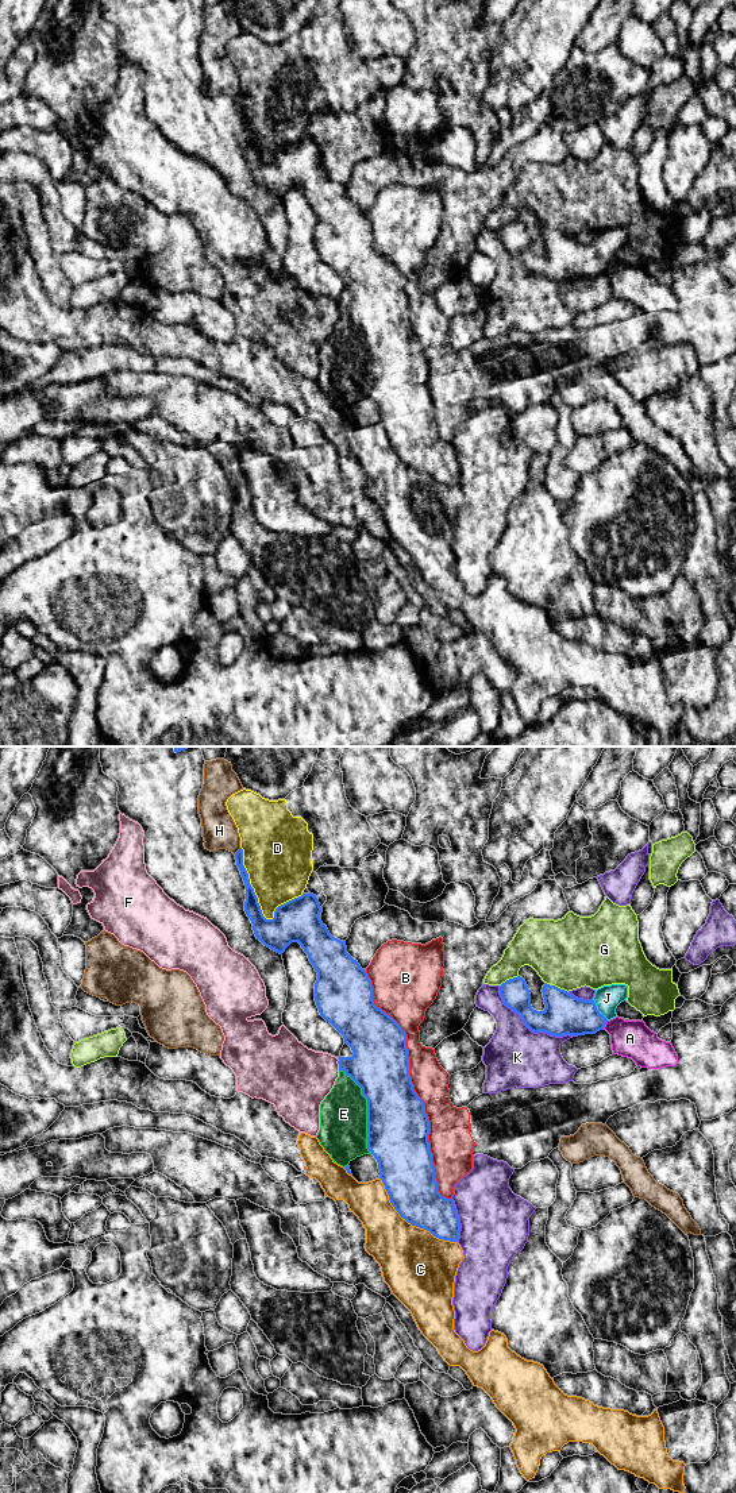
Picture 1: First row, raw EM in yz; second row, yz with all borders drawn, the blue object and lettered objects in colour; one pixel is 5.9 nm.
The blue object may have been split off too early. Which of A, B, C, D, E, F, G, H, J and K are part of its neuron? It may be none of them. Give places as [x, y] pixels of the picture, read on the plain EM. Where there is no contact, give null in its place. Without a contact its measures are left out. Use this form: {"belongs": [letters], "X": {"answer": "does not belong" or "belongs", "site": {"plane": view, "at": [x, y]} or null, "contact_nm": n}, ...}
{"belongs": ["E", "J"], "A": {"answer": "does not belong", "site": {"plane": "yz", "at": [605, 267]}, "contact_nm": 70}, "B": {"answer": "does not belong", "site": {"plane": "yz", "at": [412, 330]}, "contact_nm": 1450}, "C": {"answer": "does not belong", "site": {"plane": "yz", "at": [409, 466]}, "contact_nm": 600}, "D": {"answer": "does not belong", "site": {"plane": "yz", "at": [250, 130]}, "contact_nm": 480}, "E": {"answer": "belongs", "site": {"plane": "yz", "at": [368, 354]}, "contact_nm": 550}, "F": {"answer": "does not belong", "site": {"plane": "yz", "at": [339, 309]}, "contact_nm": 60}, "G": {"answer": "does not belong", "site": {"plane": "yz", "at": [557, 231]}, "contact_nm": 150}, "H": {"answer": "does not belong", "site": {"plane": "yz", "at": [238, 95]}, "contact_nm": 60}, "J": {"answer": "belongs", "site": {"plane": "yz", "at": [597, 254]}, "contact_nm": 160}, "K": {"answer": "does not belong", "site": {"plane": "yz", "at": [531, 274]}, "contact_nm": 550}}

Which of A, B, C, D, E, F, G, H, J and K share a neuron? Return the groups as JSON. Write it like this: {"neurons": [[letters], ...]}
{"neurons": [["A"], ["B"], ["C"], ["D"], ["E", "J"], ["F"], ["G"], ["H"], ["K"]]}

